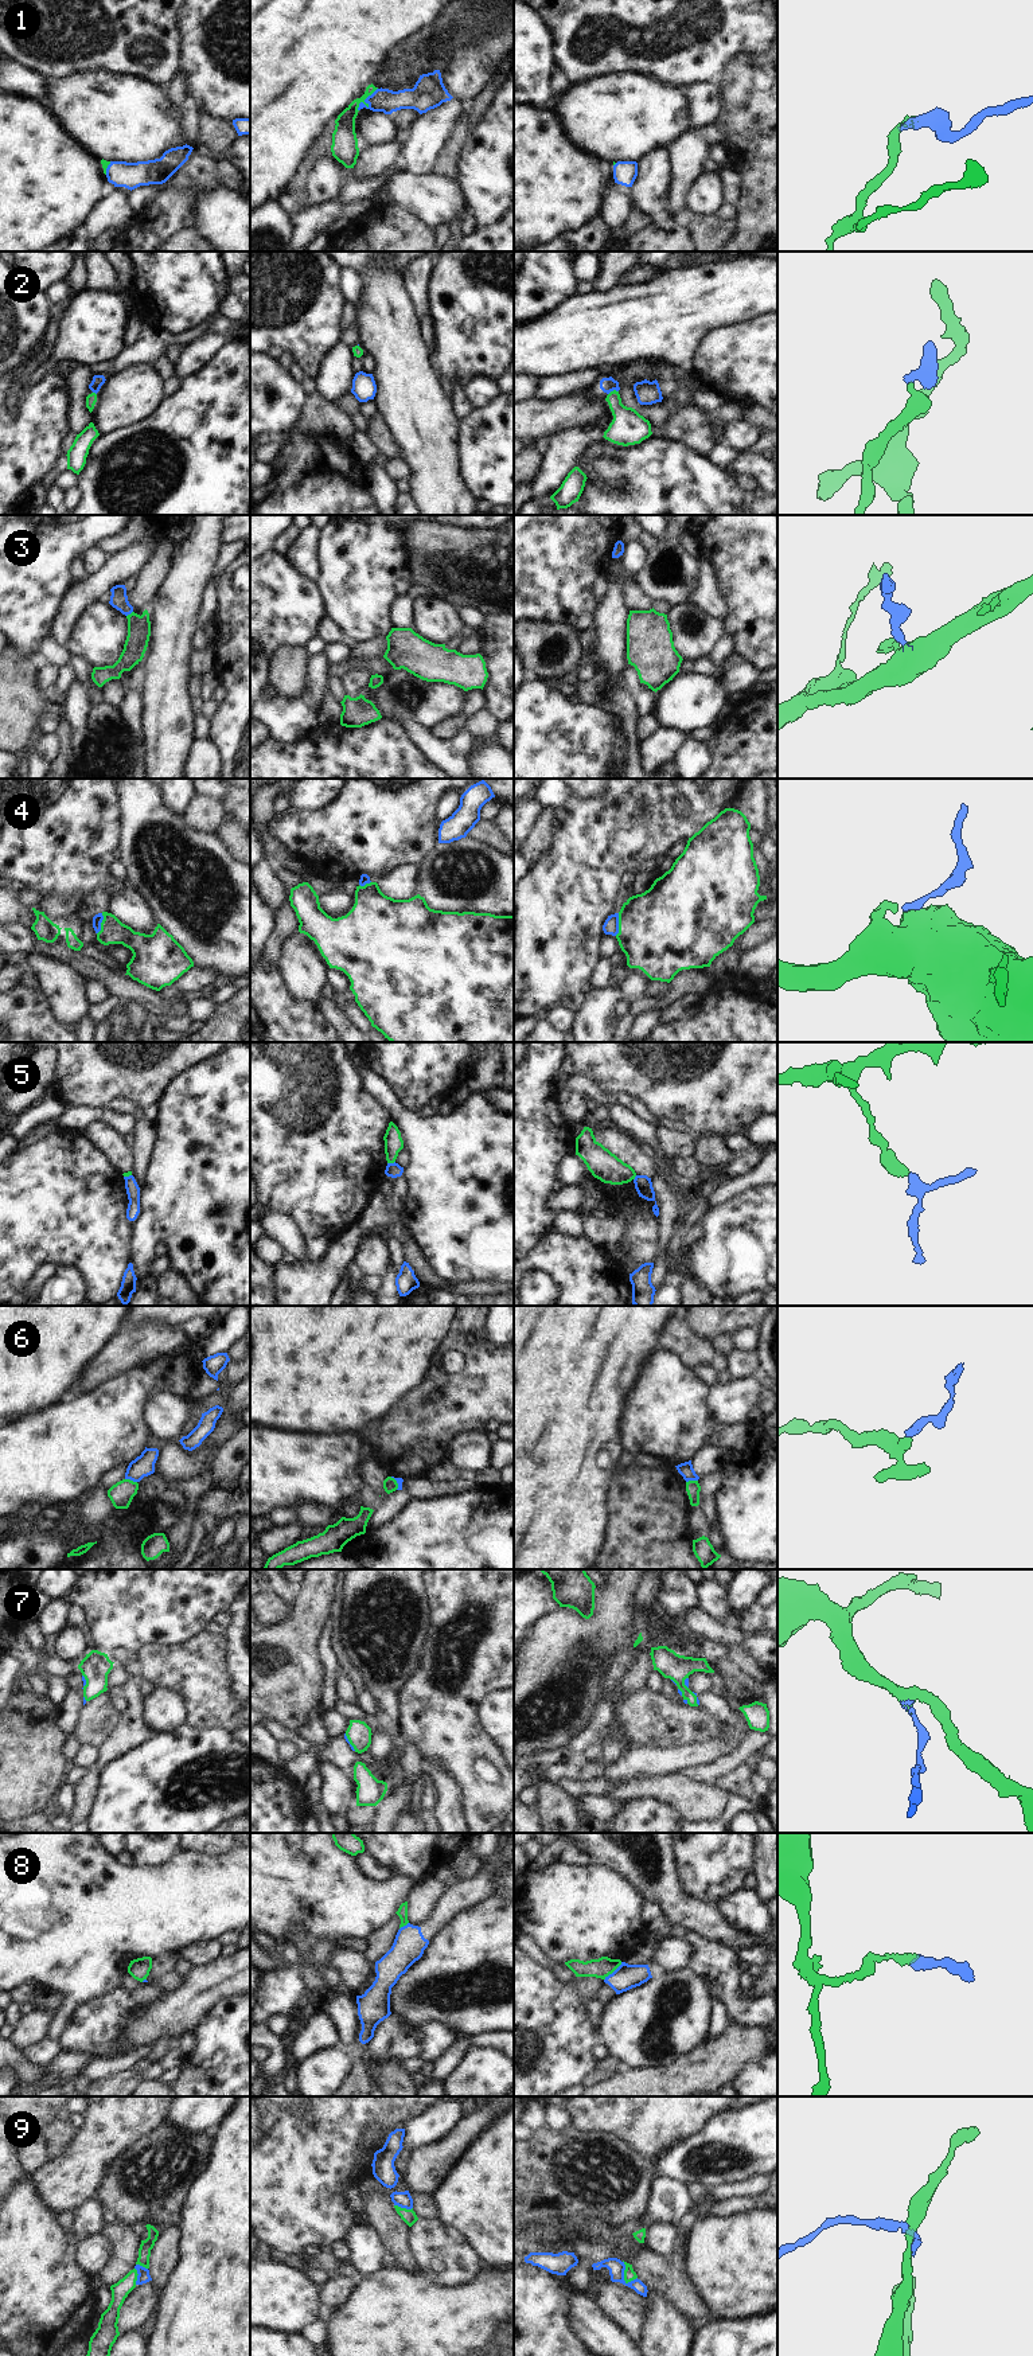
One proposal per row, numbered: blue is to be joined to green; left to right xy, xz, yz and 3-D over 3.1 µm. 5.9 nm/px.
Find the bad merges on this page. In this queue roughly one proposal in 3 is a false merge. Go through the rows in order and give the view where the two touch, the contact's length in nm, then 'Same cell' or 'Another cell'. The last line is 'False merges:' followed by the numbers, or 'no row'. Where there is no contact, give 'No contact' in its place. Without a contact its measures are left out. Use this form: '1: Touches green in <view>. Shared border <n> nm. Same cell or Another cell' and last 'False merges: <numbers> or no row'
1: Touches green in xz. Shared border 180 nm. Same cell
2: Touches green in yz. Shared border 70 nm. Same cell
3: Touches green in xy. Shared border 50 nm. Same cell
4: Touches green in yz. Shared border 140 nm. Another cell
5: Touches green in xz. Shared border 50 nm. Another cell
6: Touches green in xy. Shared border 80 nm. Another cell
7: Touches green in xz. Shared border 120 nm. Same cell
8: Touches green in yz. Shared border 160 nm. Another cell
9: Touches green in yz. Shared border 150 nm. Another cell
False merges: 4, 5, 6, 8, 9

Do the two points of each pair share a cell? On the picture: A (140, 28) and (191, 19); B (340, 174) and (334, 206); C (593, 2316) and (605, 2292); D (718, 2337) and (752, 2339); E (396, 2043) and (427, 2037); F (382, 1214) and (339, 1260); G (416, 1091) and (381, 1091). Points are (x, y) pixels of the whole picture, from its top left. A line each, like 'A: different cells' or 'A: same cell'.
A: different cells
B: different cells
C: different cells
D: same cell
E: same cell
F: same cell
G: different cells

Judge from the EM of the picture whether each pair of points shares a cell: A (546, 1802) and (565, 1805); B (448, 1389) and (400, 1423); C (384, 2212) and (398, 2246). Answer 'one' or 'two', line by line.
A: one
B: one
C: one

